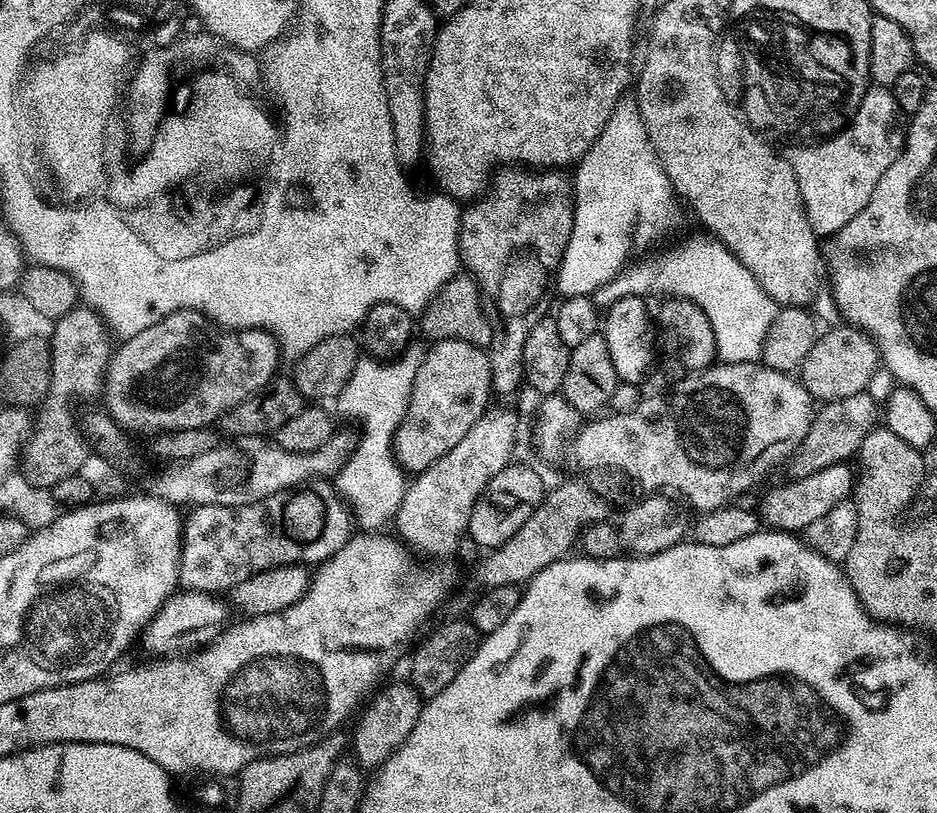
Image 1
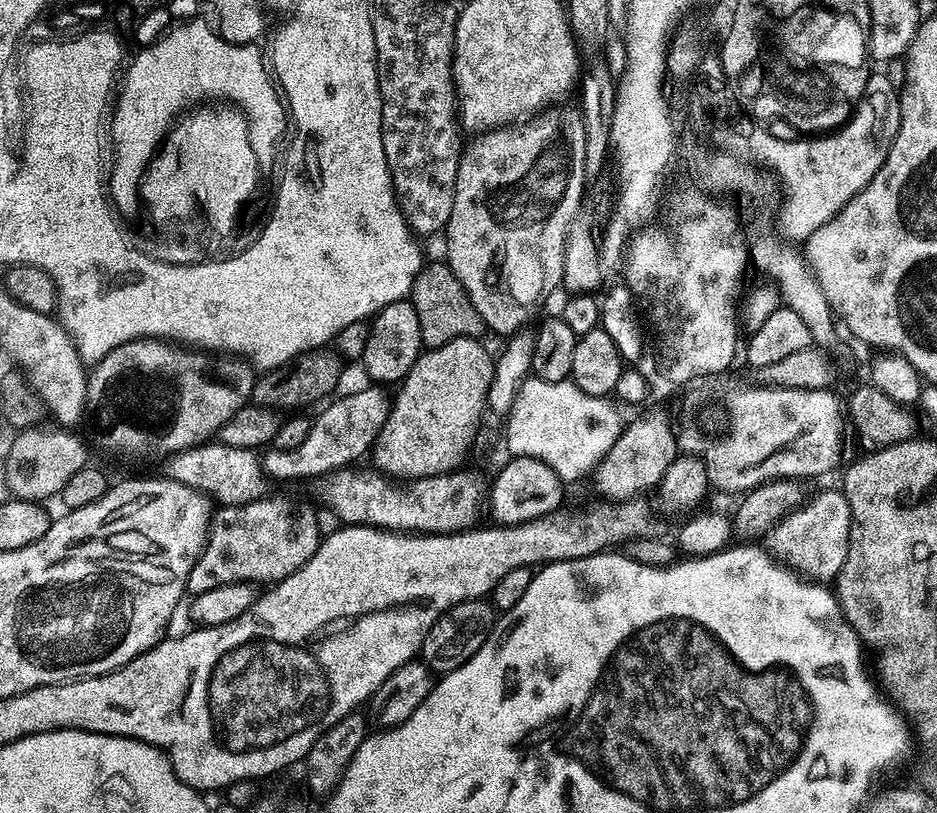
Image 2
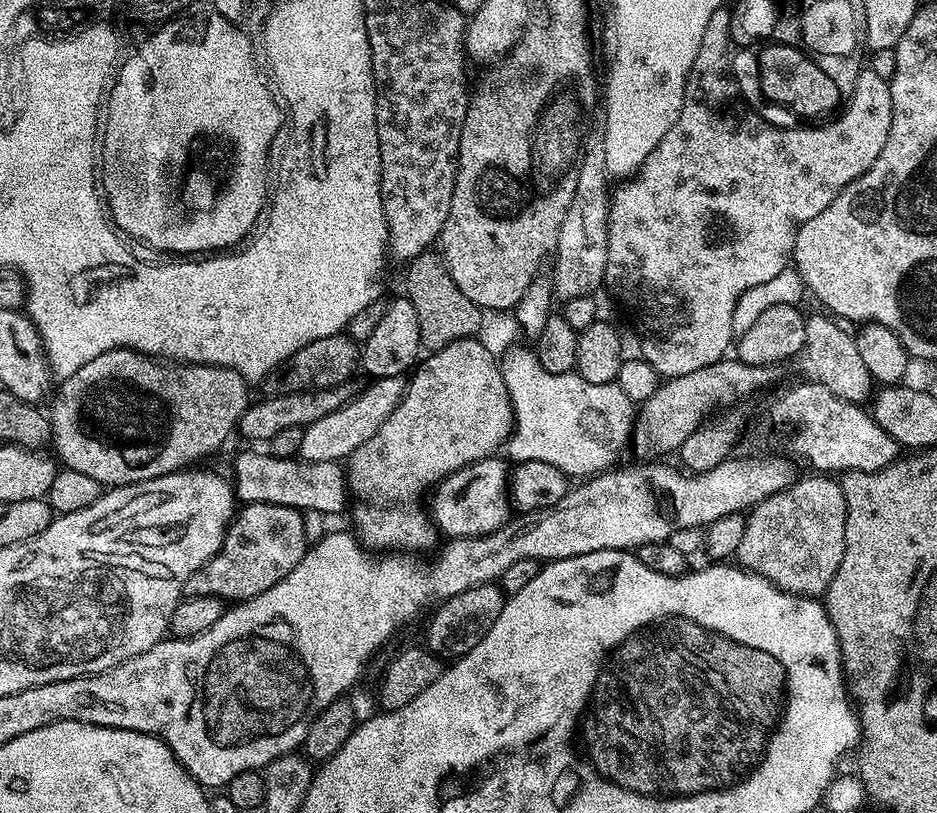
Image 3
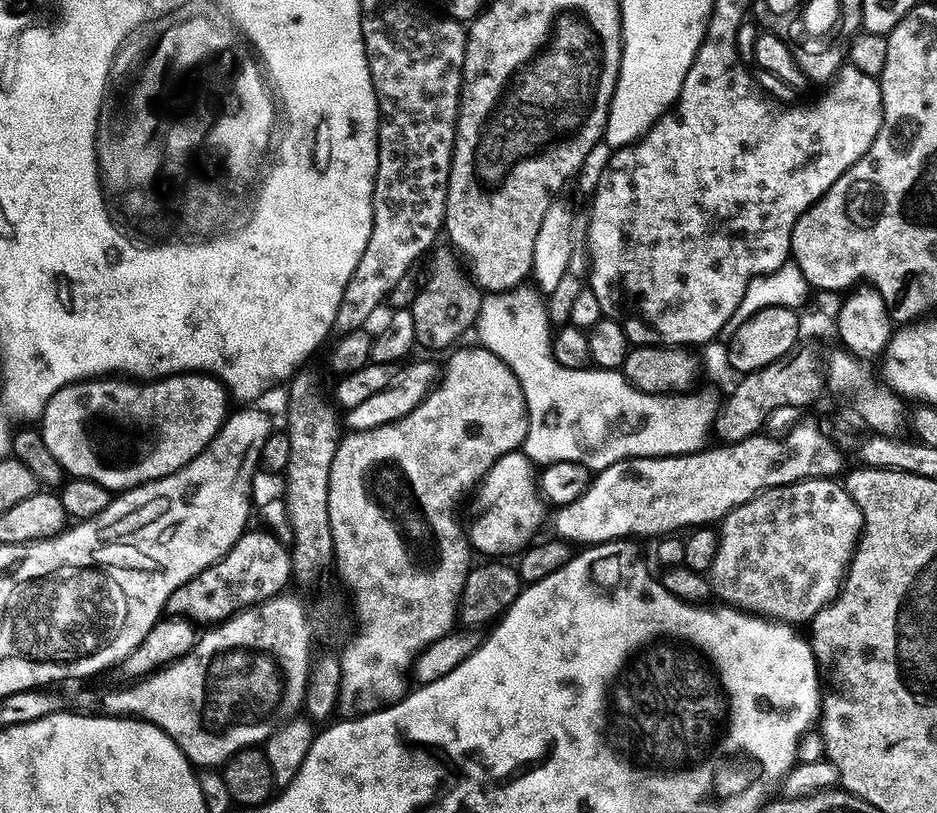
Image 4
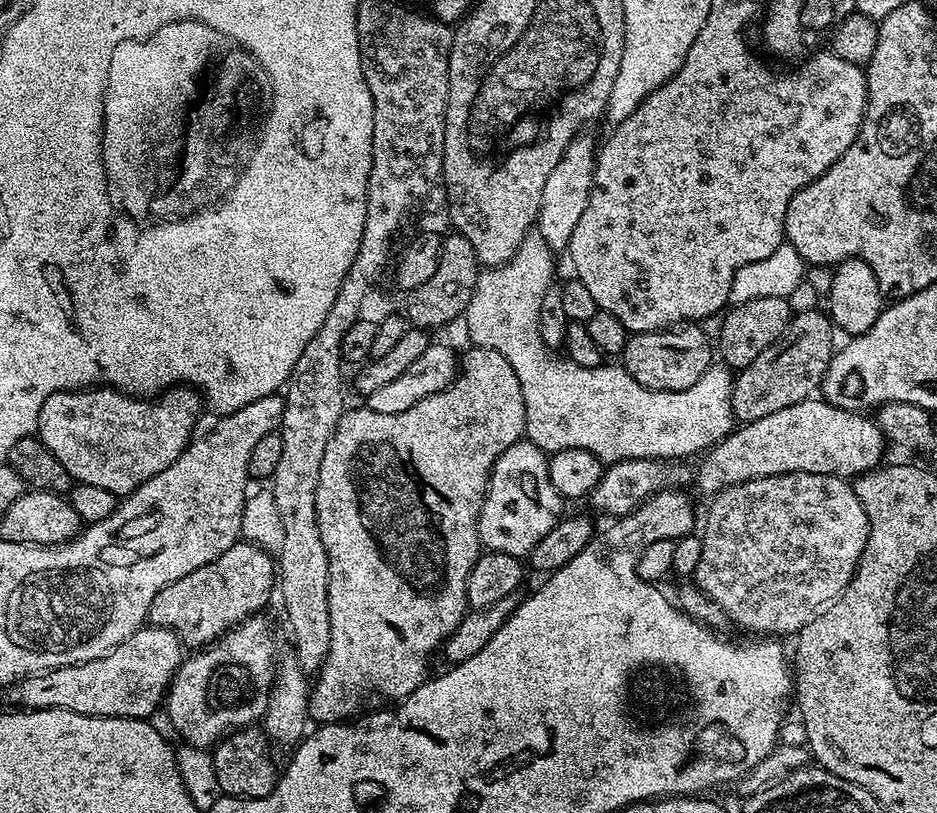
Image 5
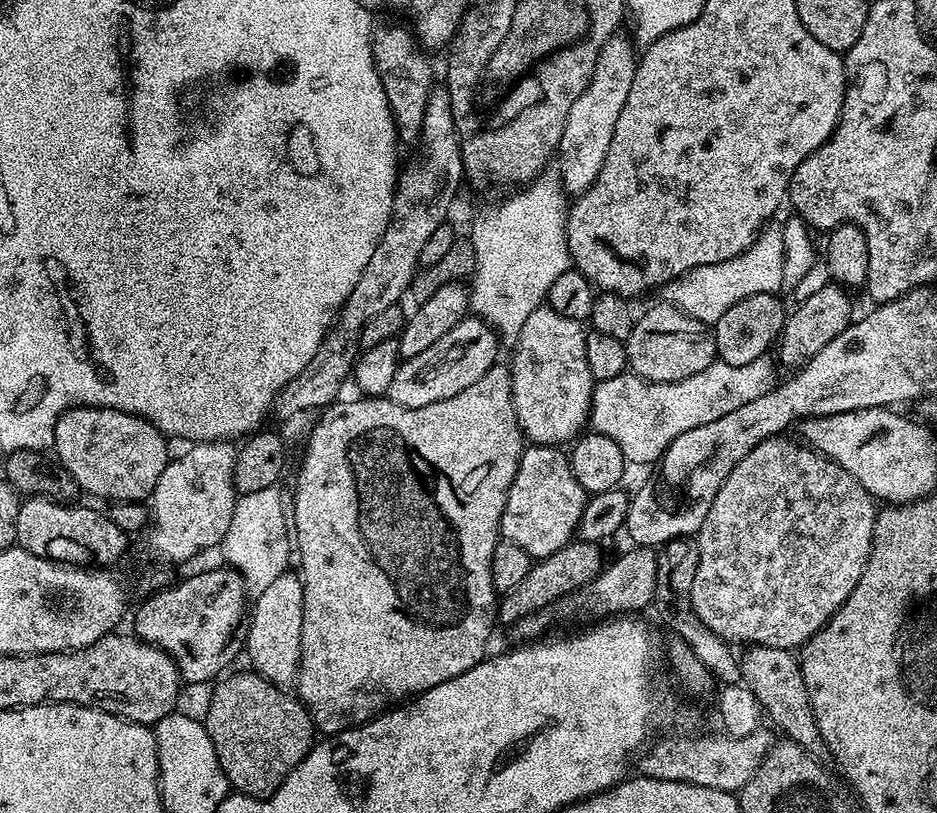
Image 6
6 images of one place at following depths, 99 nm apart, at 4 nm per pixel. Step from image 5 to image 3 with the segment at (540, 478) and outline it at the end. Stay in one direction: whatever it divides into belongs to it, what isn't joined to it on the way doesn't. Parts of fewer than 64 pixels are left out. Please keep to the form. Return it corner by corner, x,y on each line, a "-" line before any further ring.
499,455
487,456
485,460
474,462
454,474
450,474
445,480
436,485
432,496
432,508
430,515
433,524
445,537
459,538
462,536
485,536
494,530
498,530
503,524
507,524
513,515
514,508
510,503
510,468
500,461

